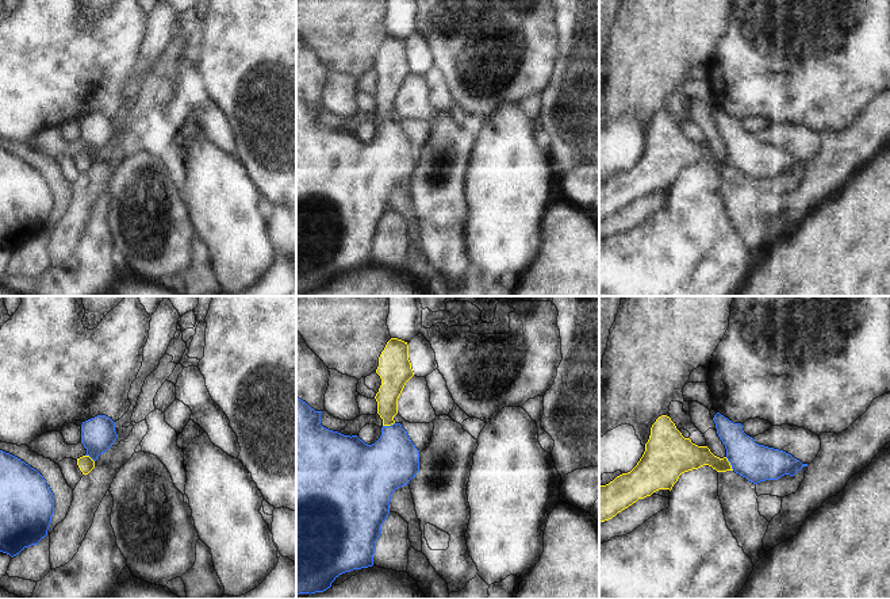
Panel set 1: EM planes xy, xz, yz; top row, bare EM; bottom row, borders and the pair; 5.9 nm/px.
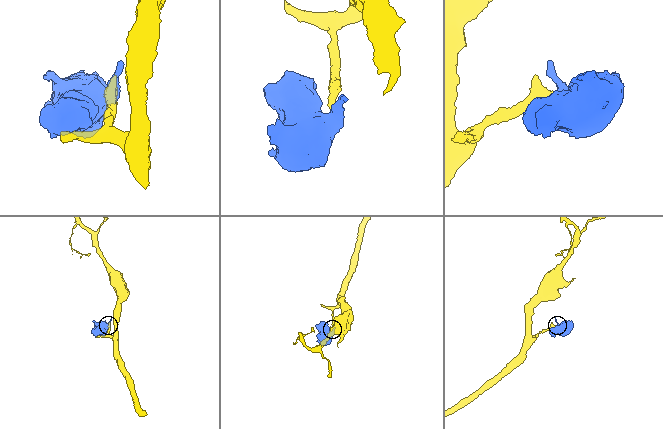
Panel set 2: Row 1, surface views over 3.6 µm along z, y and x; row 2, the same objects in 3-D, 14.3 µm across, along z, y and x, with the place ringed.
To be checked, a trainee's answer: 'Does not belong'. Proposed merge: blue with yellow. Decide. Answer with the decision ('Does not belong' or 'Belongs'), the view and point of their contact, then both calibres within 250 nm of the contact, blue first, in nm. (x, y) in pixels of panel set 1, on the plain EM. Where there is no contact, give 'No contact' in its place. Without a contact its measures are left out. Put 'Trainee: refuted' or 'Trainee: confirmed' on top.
Trainee: refuted
Belongs. Touches blue at yz (731, 161). Thickness 220 nm (blue) against 160 nm.

